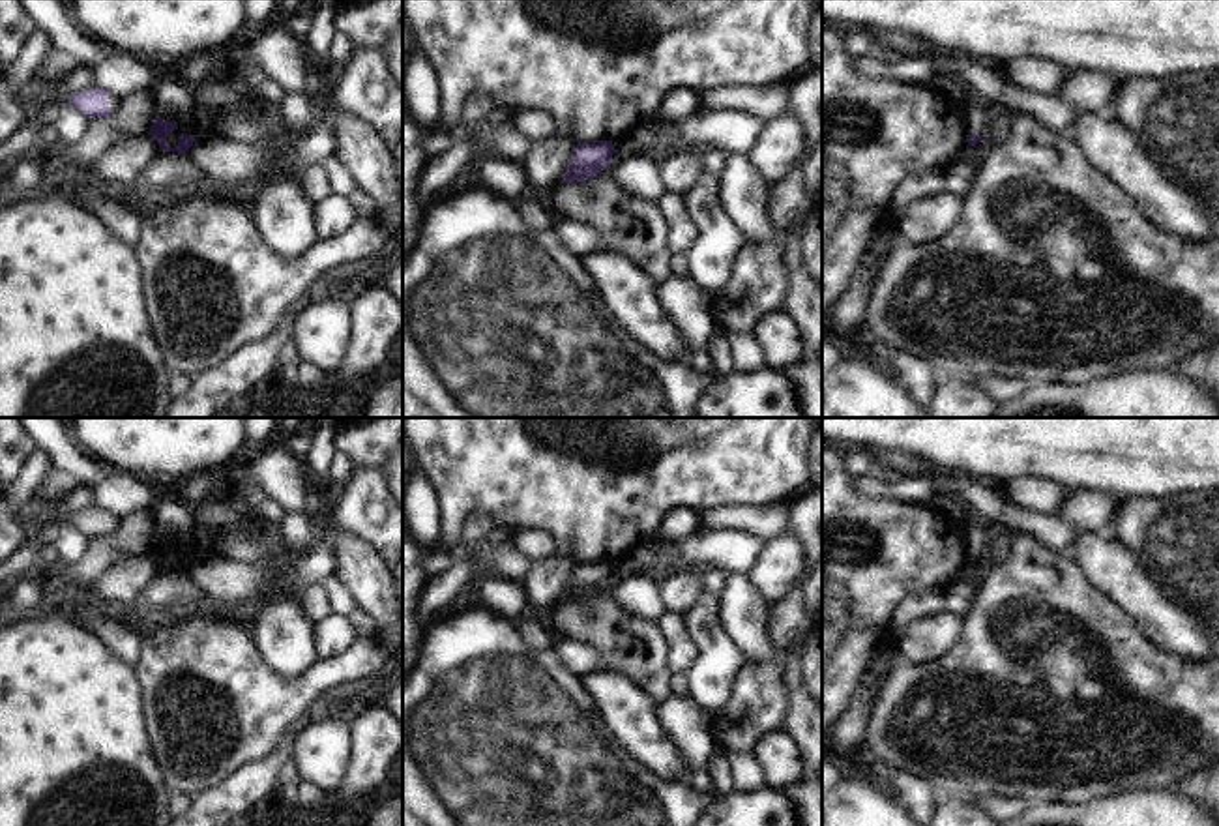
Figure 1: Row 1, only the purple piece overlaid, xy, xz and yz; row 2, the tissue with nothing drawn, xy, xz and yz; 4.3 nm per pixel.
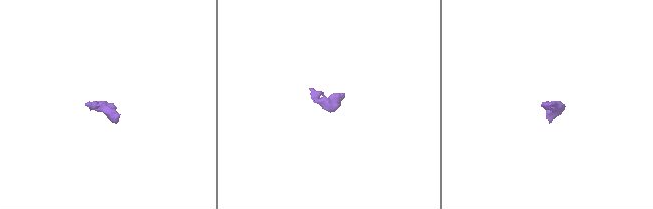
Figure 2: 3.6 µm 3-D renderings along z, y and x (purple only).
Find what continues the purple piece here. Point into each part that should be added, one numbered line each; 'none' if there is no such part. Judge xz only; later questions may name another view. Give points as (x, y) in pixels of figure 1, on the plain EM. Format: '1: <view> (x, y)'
none

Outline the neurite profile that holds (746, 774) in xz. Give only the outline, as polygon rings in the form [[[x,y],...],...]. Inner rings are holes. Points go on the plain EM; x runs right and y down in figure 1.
[[[721,751],[734,783],[734,792],[755,792],[764,789],[764,774],[760,772],[753,753]]]

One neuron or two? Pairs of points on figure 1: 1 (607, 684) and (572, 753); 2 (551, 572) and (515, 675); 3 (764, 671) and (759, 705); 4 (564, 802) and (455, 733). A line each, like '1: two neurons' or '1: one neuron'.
1: two neurons
2: two neurons
3: one neuron
4: one neuron

